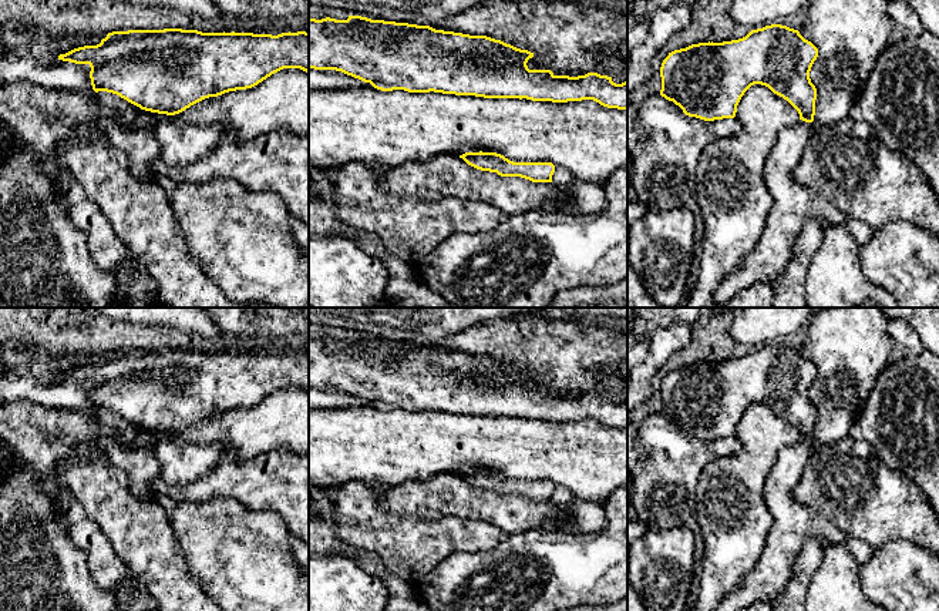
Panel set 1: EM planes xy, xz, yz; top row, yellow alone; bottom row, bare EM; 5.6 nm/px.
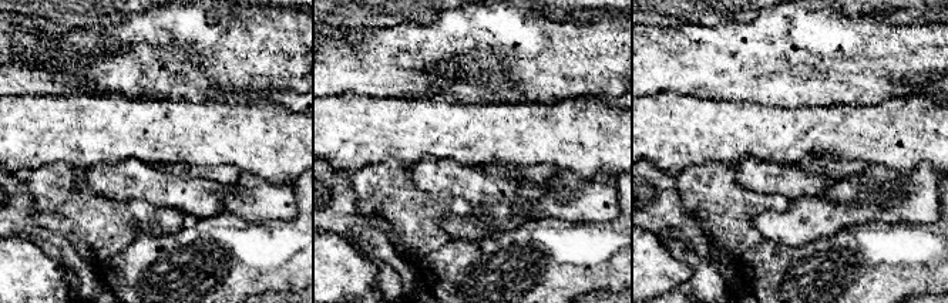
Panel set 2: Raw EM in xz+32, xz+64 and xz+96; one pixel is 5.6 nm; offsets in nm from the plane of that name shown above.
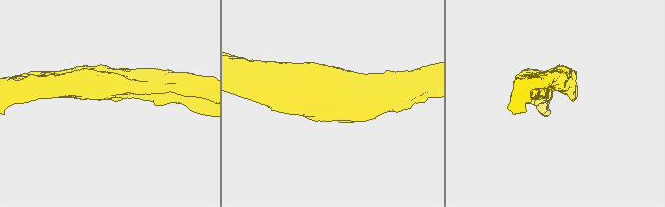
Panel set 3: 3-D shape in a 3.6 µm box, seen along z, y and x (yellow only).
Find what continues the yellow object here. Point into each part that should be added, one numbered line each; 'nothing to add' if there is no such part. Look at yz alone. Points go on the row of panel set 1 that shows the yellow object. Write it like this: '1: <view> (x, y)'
1: yz (793, 204)

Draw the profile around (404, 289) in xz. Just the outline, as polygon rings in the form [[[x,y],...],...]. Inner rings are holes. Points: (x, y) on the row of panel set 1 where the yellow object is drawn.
[[[309,164],[309,235],[343,236],[380,259],[390,273],[387,298],[393,308],[452,308],[421,282],[413,265],[390,254],[377,235],[351,228],[337,216],[336,184],[313,164]]]

